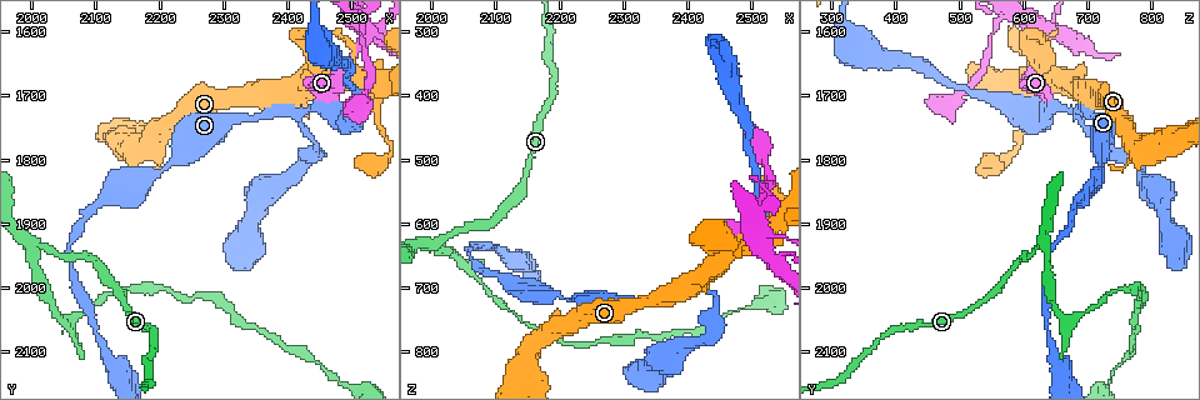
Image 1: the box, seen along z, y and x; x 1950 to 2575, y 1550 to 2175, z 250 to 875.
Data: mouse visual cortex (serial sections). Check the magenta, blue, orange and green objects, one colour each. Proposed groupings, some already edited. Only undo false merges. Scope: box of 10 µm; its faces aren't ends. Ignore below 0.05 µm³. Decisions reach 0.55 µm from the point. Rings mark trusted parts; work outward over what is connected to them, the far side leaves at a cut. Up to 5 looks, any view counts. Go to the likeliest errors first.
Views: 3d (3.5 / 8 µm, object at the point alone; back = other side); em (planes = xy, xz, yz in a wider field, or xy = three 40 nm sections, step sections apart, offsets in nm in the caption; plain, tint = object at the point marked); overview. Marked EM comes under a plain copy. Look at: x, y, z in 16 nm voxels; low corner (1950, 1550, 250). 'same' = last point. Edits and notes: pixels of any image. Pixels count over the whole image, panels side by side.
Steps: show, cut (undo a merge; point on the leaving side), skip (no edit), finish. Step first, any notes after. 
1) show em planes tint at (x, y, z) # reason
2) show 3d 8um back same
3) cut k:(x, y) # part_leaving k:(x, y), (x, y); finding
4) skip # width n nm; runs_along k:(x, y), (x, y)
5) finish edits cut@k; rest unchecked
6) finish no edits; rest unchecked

show 3d 3.5um at (2005, 1935, 635) # three arms meet

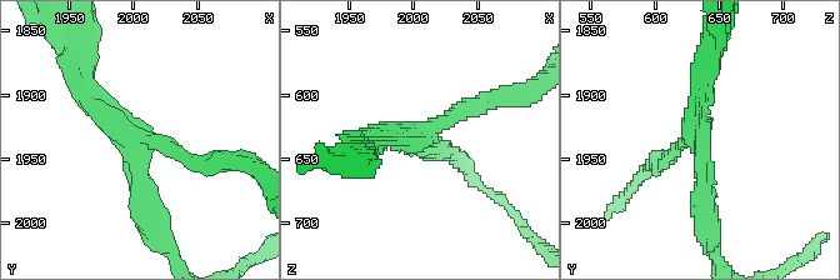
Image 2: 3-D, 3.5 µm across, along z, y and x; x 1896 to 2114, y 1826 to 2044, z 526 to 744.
show em planes tint at (2004, 1934, 632) # arms 3; arm_widths 150, 200, 250 nm

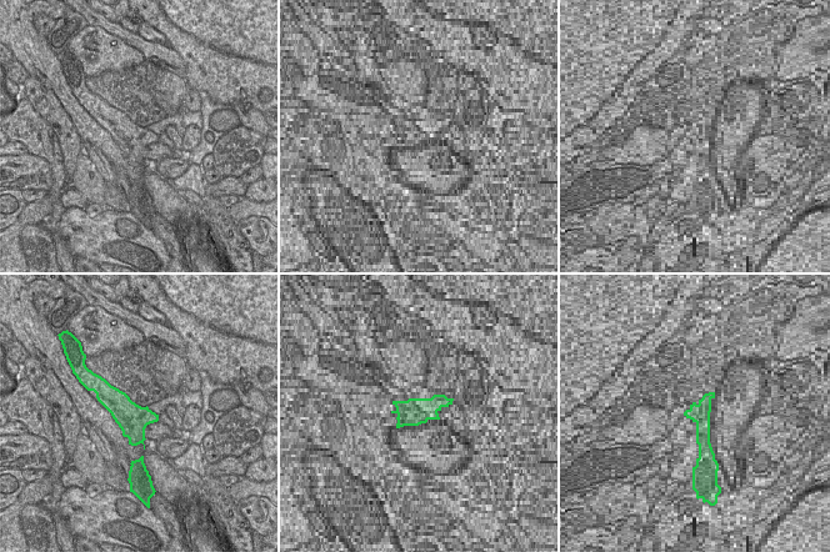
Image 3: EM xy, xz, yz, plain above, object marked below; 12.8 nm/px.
skip # runs_along 2:(205, 163), (133, 144), (148, 221); all the same cell

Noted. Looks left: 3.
show 3d 3.5um back at (2405, 1725, 685) # a fork

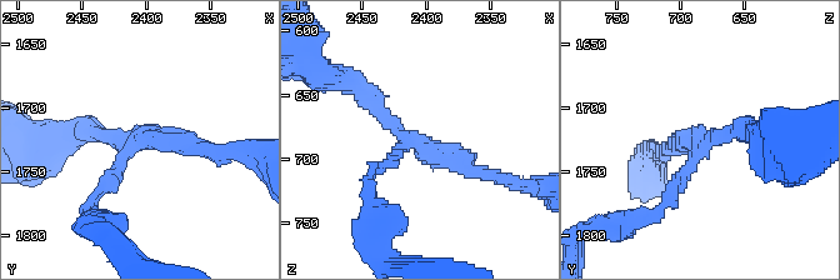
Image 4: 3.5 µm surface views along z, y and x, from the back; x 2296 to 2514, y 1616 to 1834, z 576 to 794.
show em xy step 5 tint at (2406, 1728, 686) # arms 3; arm_widths 150, 200, 200 nm

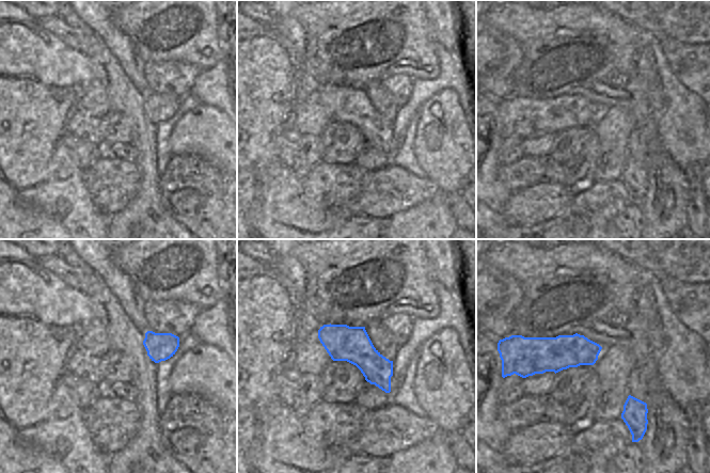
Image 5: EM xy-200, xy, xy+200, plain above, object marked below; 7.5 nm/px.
skip # runs_along 4:(489, 176), (405, 135), (359, 86); one cell here

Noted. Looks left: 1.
finish no edits; rest unchecked

